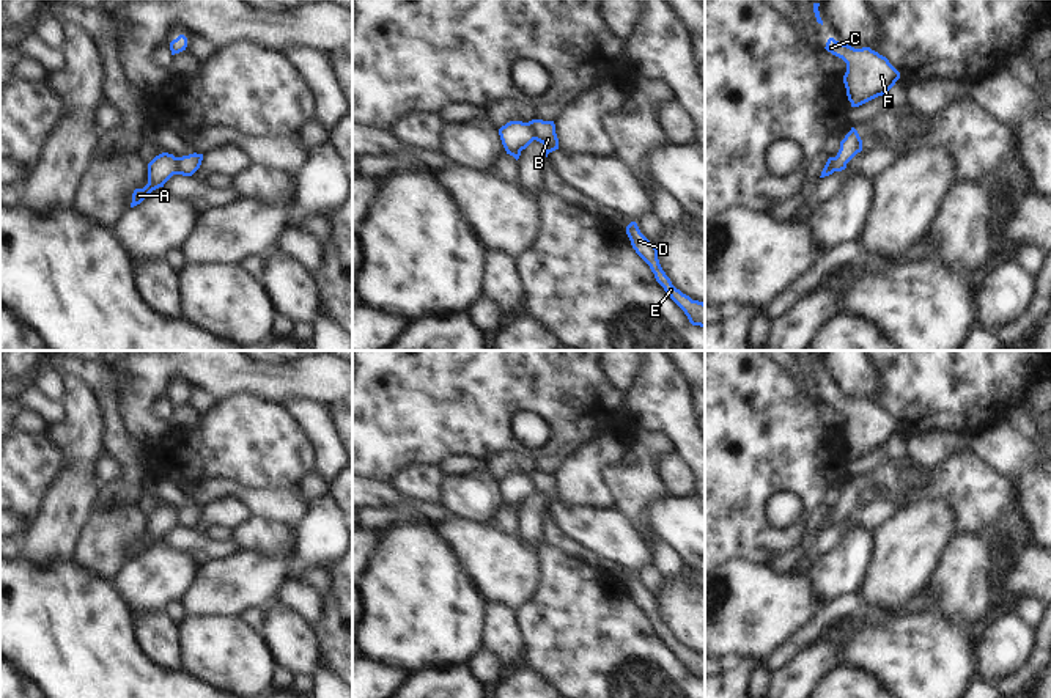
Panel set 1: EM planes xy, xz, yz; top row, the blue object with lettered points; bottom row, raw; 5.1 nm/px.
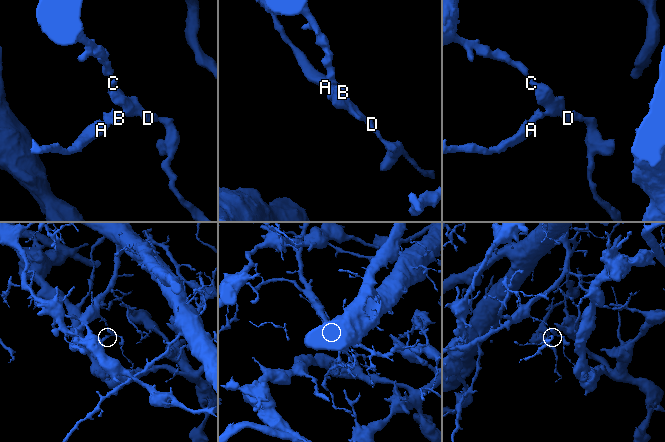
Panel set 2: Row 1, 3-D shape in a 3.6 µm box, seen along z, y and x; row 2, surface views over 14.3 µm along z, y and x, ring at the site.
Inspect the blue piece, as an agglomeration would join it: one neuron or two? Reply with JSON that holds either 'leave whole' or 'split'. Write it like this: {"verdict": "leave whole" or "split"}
{"verdict": "split"}

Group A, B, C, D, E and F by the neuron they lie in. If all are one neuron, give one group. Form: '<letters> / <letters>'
A / B C D E F

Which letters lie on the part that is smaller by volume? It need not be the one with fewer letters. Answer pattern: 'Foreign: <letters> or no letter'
Foreign: A

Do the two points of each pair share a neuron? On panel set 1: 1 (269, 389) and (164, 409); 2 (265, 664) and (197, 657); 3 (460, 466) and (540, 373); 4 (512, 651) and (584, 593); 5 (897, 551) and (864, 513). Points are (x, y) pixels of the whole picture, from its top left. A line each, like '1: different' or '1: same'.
1: different
2: same
3: different
4: different
5: different

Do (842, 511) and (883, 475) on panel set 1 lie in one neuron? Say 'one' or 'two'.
one

